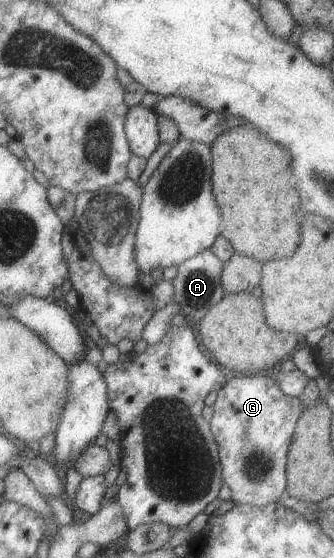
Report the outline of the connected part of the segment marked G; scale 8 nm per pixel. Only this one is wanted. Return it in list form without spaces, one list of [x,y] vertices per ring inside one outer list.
[[[270,373],[251,375],[235,375],[224,384],[217,394],[214,414],[210,420],[221,452],[223,477],[231,489],[231,500],[238,504],[251,504],[265,507],[278,503],[287,495],[289,450],[293,443],[294,432],[304,412],[304,404],[300,397],[292,397],[282,392],[277,379]]]

